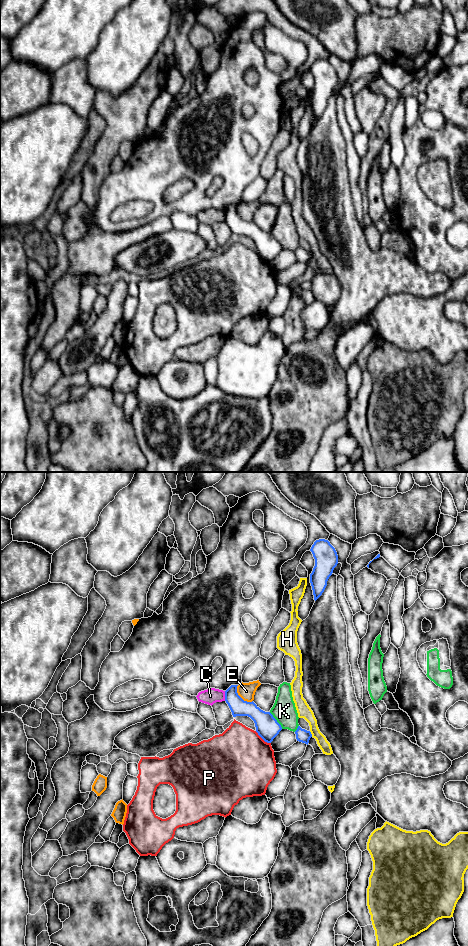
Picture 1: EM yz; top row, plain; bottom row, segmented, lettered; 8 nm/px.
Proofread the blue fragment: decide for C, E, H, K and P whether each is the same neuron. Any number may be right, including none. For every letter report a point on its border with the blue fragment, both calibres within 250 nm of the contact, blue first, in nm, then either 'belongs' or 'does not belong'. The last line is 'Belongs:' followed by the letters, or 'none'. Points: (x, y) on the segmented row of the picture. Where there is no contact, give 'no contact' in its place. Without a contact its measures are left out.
C: yz (225, 696) | 140/130 nm | does not belong
E: yz (240, 697) | 140/140 nm | does not belong
H: yz (311, 734) | 110/110 nm | does not belong
K: yz (276, 720) | 190/190 nm | does not belong
P: yz (263, 739) | 190/500 nm | does not belong
Belongs: none

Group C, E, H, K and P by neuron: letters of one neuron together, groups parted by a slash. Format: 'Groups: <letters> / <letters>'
Groups: C H / E / K / P

